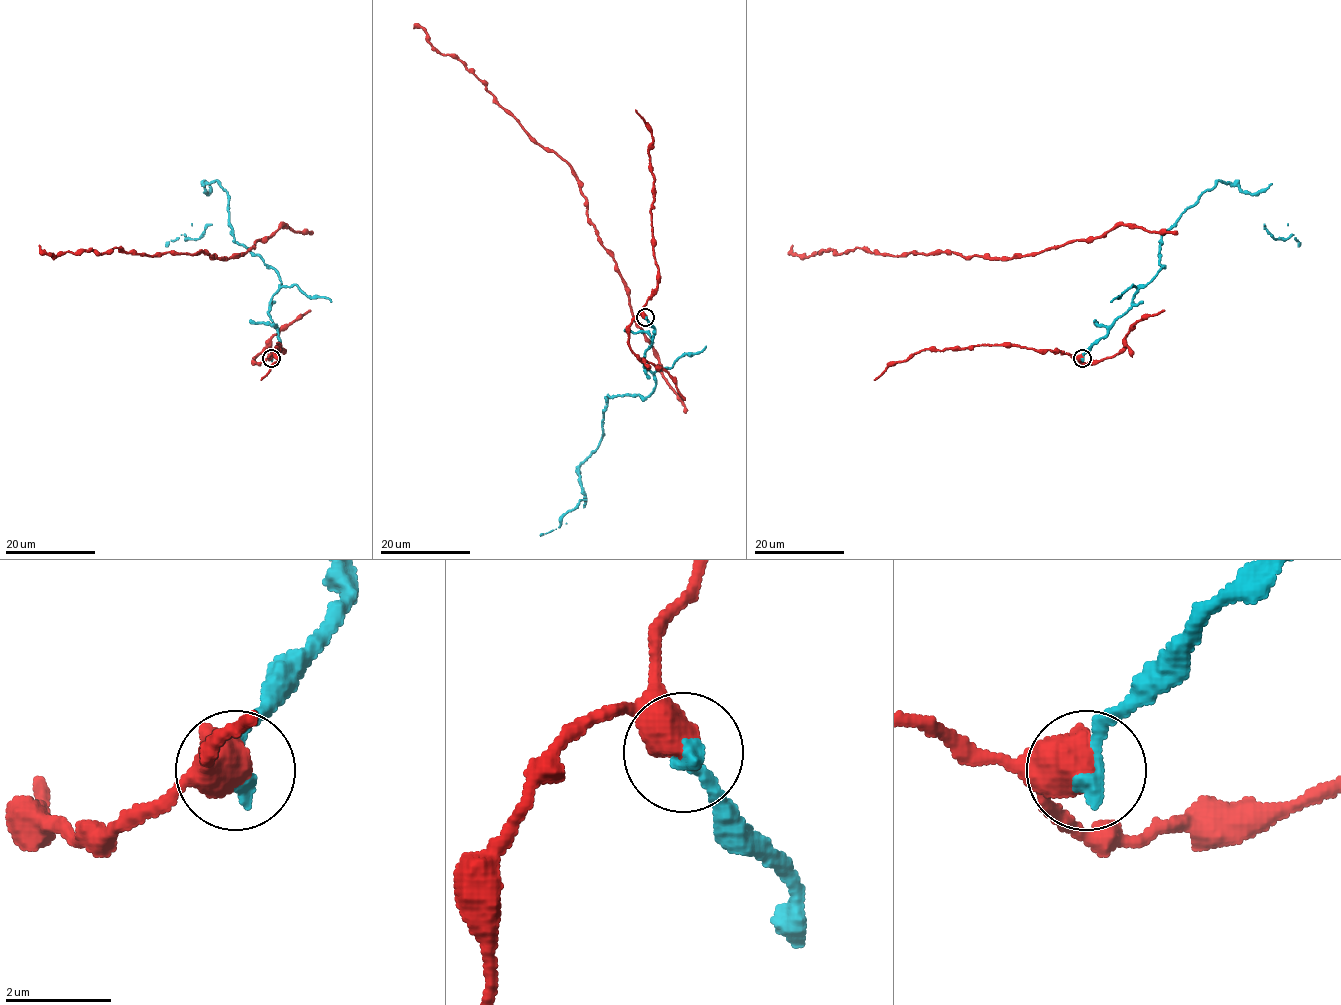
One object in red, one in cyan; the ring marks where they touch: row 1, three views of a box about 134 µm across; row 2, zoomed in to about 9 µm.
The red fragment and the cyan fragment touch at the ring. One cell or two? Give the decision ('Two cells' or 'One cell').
Two cells

